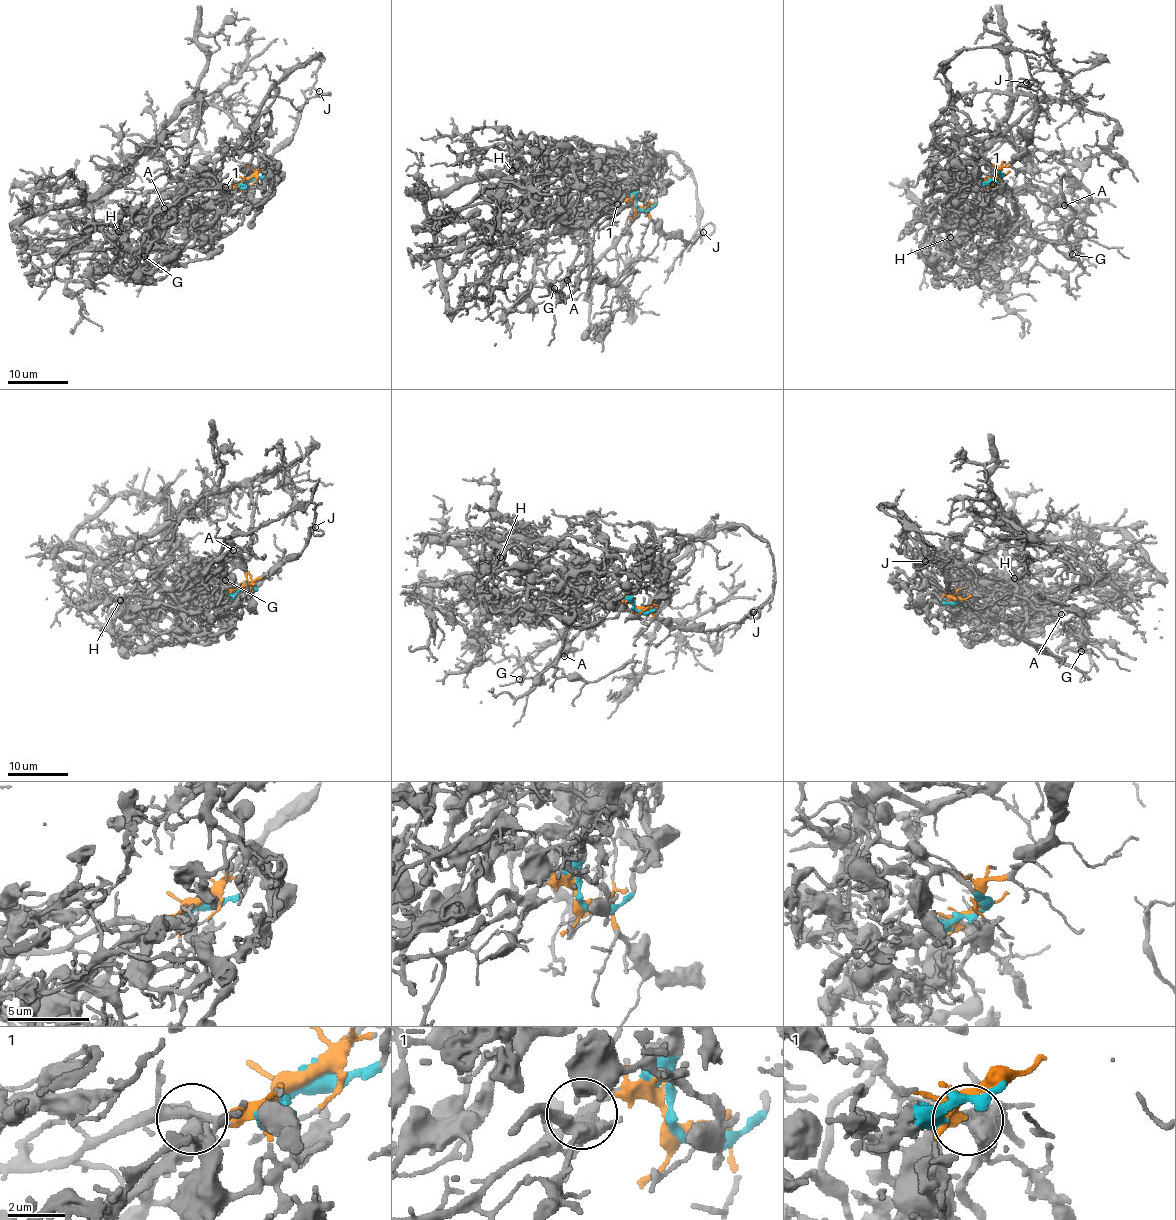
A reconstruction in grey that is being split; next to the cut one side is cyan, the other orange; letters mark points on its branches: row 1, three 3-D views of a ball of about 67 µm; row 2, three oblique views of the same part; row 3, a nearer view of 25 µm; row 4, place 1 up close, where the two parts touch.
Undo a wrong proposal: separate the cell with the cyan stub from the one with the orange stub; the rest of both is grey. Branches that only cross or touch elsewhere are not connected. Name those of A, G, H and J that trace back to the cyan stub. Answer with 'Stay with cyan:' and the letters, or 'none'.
Stay with cyan: H

